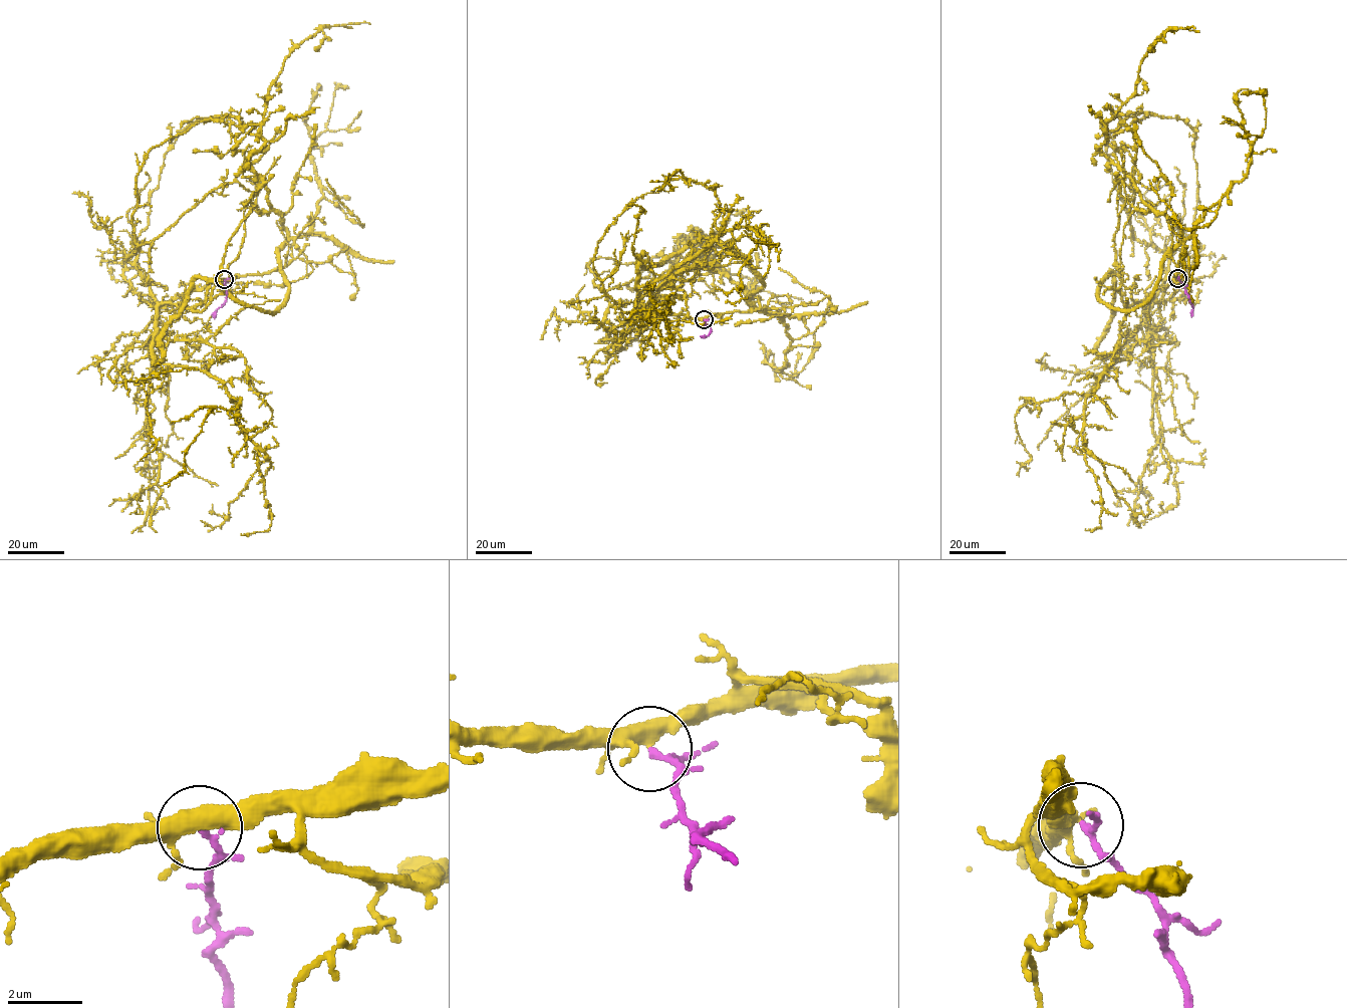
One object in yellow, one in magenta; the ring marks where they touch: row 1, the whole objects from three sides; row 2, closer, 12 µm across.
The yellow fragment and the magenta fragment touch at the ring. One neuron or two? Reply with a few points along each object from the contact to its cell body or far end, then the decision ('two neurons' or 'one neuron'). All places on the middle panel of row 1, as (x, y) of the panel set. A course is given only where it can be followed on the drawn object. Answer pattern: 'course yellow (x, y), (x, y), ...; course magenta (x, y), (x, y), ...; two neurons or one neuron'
course yellow (704, 319), (766, 308), (756, 310), (693, 245), (696, 231), (705, 236), (705, 262), (802, 299); course magenta (704, 319), (711, 330), (703, 335); one neuron

